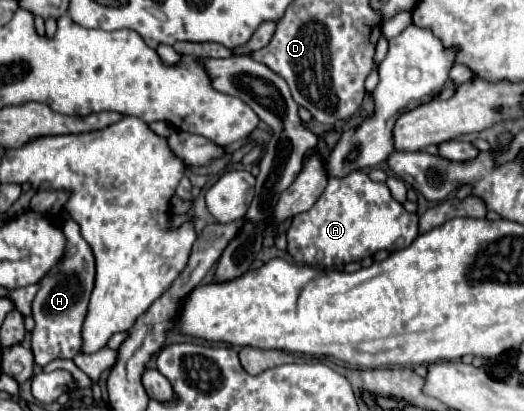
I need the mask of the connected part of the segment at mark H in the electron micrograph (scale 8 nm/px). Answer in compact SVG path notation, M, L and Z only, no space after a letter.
M66 219L62 233L66 235L66 255L62 255L56 267L52 267L40 279L40 289L32 301L32 353L36 363L42 367L58 357L72 359L82 349L82 323L86 317L90 293L94 289L94 255L90 245L80 235L78 223L74 219Z

